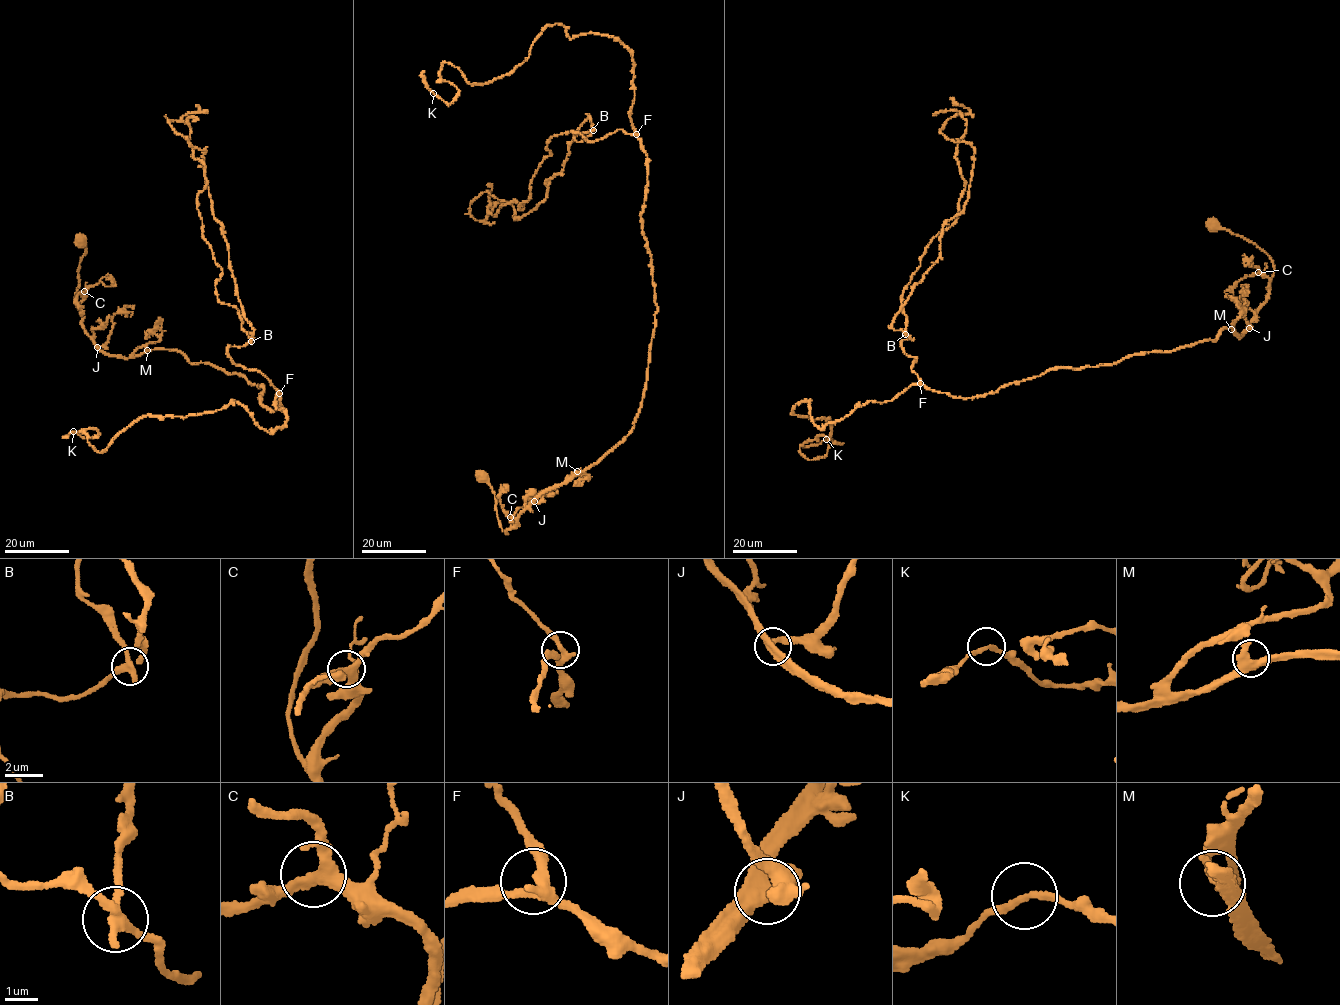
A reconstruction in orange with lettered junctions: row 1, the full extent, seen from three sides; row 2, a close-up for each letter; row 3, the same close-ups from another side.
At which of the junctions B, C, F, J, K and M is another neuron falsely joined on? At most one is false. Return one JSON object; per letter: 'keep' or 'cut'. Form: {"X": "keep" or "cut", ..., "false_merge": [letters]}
{"B": "cut", "C": "keep", "F": "keep", "J": "keep", "K": "keep", "M": "keep", "false_merge": ["B"]}

